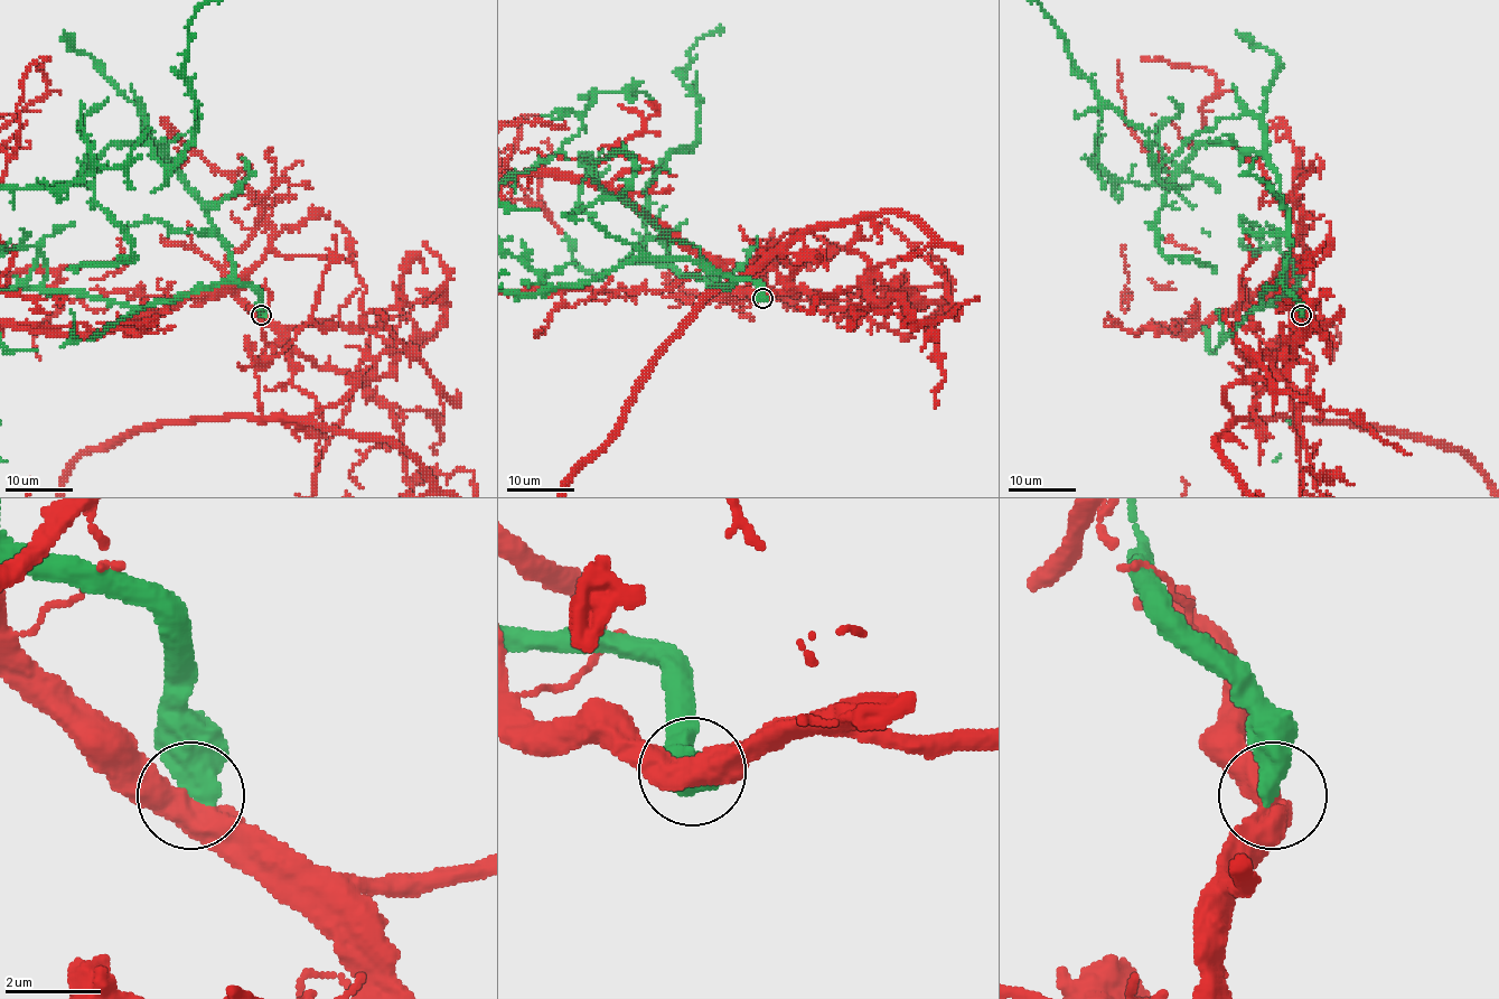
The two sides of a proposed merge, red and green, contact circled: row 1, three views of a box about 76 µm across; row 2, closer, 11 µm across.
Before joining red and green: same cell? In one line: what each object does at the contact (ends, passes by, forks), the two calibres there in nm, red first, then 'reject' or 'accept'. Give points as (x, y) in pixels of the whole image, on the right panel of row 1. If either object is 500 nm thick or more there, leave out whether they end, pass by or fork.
calibres 550 and 550 nm; reject

